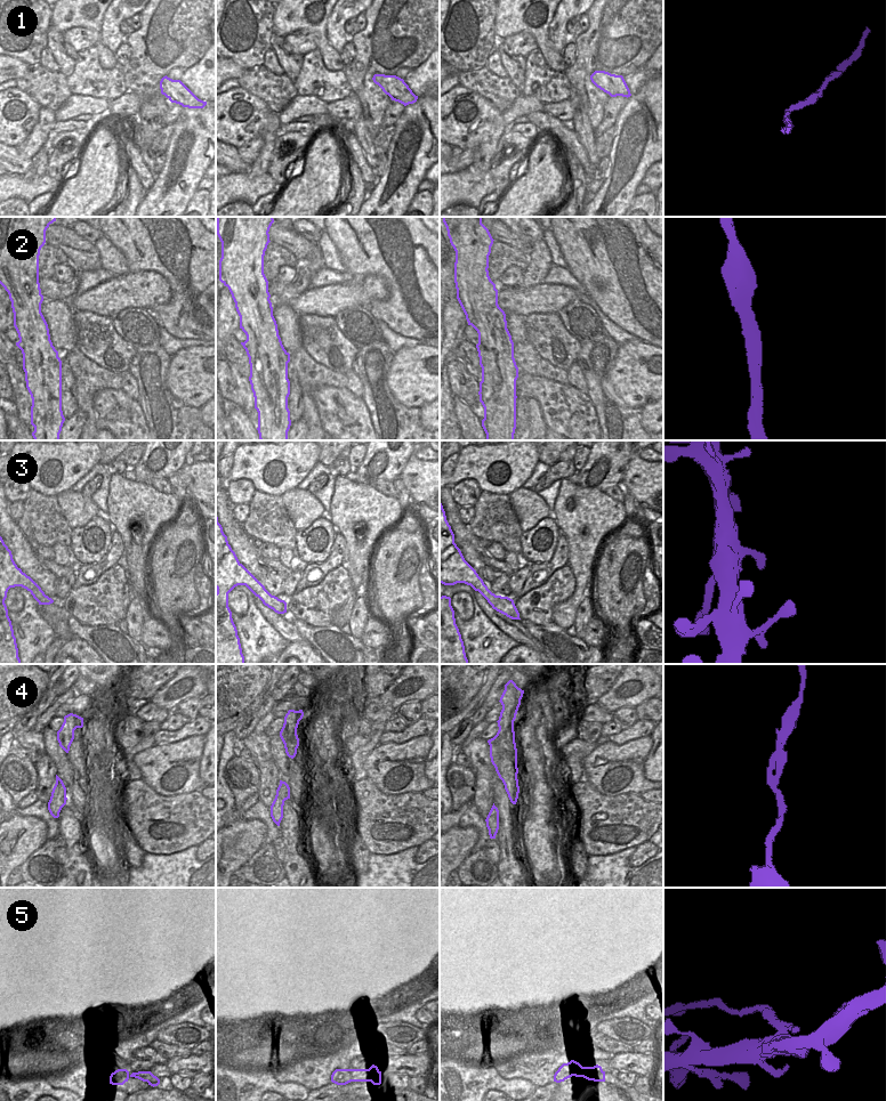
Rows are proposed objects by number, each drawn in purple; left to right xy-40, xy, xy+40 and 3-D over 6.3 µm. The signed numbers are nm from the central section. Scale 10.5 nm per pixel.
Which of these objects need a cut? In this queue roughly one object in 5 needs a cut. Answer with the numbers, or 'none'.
5

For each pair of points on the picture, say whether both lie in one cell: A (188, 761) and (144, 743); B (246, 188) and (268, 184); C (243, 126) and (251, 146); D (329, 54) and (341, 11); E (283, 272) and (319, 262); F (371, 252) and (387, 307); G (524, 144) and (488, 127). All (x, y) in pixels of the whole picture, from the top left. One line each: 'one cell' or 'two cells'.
A: two cells
B: one cell
C: two cells
D: two cells
E: two cells
F: one cell
G: two cells

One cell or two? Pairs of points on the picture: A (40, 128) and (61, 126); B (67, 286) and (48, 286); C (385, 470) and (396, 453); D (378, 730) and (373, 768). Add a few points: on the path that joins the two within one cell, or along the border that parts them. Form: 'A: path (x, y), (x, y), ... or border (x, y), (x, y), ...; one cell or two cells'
A: border (56, 121), (48, 135), (48, 140); two cells
B: path (63, 286), (53, 286); one cell
C: path (387, 466), (392, 458); one cell
D: border (380, 744), (367, 755), (363, 769); two cells

